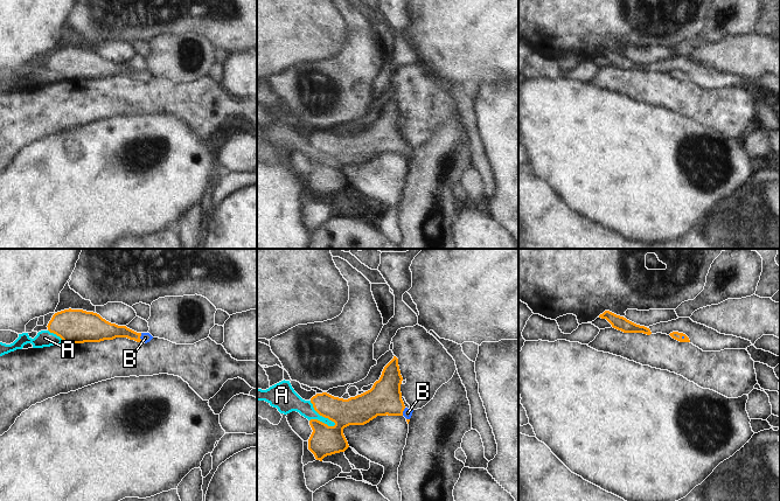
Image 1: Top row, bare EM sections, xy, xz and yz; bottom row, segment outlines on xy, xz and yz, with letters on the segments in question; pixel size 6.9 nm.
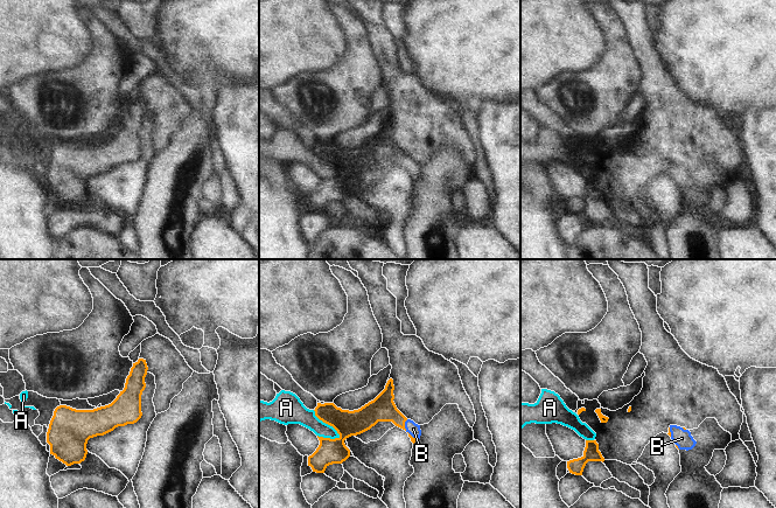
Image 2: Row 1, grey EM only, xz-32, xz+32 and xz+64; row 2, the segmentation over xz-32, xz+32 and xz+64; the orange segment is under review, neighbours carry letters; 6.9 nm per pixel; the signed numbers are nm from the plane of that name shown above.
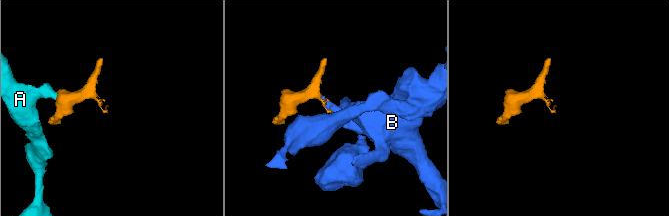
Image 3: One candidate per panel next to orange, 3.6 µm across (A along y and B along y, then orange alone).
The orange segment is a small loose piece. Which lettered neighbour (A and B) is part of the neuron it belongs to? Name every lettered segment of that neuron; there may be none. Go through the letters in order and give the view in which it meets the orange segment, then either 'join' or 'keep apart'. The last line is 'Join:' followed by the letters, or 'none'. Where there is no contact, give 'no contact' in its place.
A: xz | keep apart
B: xy | join
Join: B

